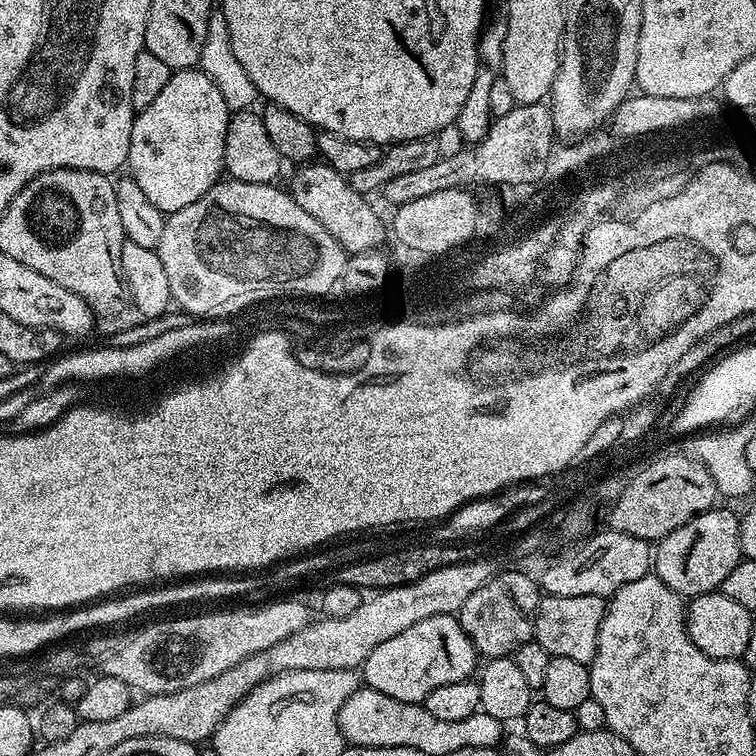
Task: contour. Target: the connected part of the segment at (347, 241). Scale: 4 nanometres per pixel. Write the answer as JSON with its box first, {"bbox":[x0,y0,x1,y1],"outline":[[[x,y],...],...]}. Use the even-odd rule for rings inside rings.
{"bbox":[290,162,386,254],"outline":[[[309,162],[301,164],[295,169],[292,176],[292,188],[290,194],[306,214],[318,218],[326,230],[335,238],[348,254],[362,252],[374,252],[381,247],[380,243],[386,236],[386,224],[376,217],[372,209],[372,200],[369,197],[358,194],[356,190],[350,190],[348,178],[345,173],[334,170],[323,162]]]}

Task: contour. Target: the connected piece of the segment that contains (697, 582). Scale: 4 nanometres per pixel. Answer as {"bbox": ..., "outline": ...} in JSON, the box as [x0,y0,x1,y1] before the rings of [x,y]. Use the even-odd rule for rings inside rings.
{"bbox":[654,506,740,598],"outline":[[[713,506],[709,512],[690,518],[678,530],[665,536],[654,548],[654,574],[679,596],[691,598],[719,589],[726,574],[738,566],[740,554],[740,516],[728,508]]]}

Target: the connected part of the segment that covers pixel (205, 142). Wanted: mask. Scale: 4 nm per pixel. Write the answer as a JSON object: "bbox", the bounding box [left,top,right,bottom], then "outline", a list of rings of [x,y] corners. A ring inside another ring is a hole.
{"bbox":[126,70,229,214],"outline":[[[201,70],[173,71],[158,98],[135,113],[126,168],[158,210],[166,214],[182,210],[221,179],[229,115],[222,94]]]}

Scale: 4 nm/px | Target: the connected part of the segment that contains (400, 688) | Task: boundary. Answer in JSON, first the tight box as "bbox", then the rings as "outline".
{"bbox":[362,614,478,704],"outline":[[[438,614],[434,618],[422,618],[422,622],[414,622],[414,626],[402,630],[402,634],[397,634],[387,642],[381,642],[375,650],[370,650],[362,665],[362,680],[367,687],[382,694],[390,694],[390,698],[418,704],[427,698],[430,690],[438,686],[450,686],[450,682],[469,679],[477,671],[476,660],[478,661],[476,647],[470,642],[466,630],[462,630],[459,619],[455,615]]]}

